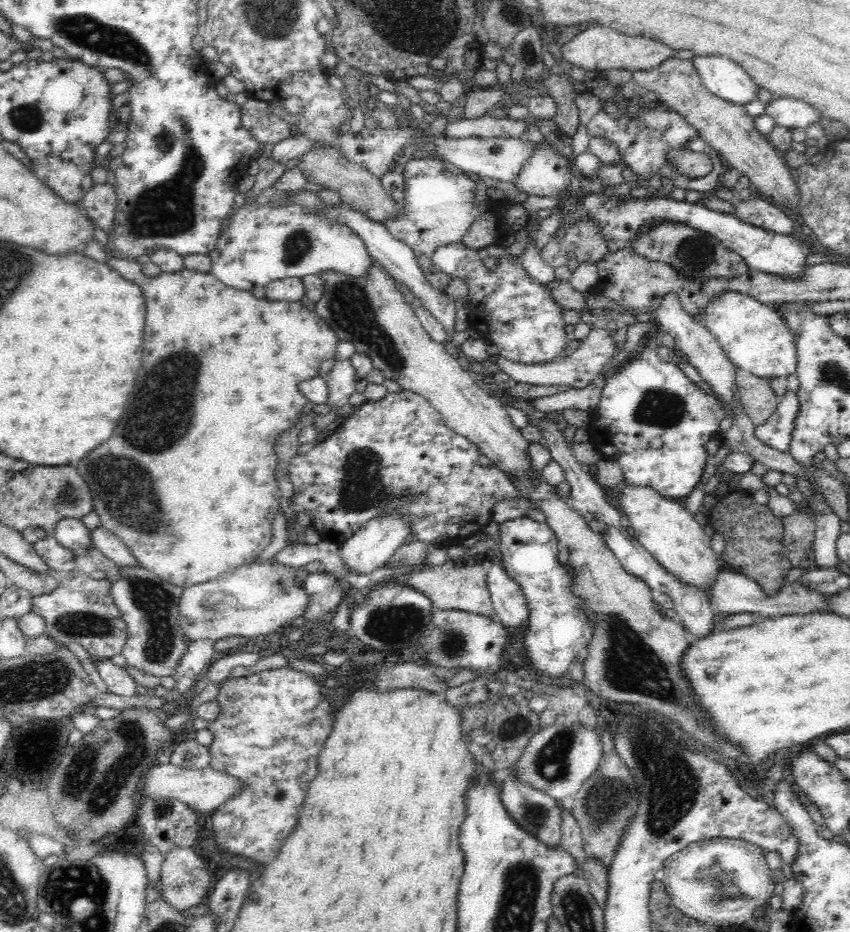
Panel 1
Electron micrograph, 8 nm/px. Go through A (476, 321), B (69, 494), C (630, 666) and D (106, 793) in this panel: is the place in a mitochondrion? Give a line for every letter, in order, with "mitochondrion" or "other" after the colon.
A: other
B: mitochondrion
C: mitochondrion
D: mitochondrion

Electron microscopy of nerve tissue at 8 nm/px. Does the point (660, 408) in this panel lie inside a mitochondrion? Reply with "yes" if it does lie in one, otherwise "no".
yes

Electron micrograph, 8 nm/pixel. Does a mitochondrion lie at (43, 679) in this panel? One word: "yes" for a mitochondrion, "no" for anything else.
yes

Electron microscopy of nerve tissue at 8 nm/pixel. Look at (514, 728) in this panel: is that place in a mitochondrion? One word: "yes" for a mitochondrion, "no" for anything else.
yes

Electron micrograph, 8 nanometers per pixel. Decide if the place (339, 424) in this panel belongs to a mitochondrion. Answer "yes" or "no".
no

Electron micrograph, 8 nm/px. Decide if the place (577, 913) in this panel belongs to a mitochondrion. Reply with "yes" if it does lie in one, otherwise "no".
yes

